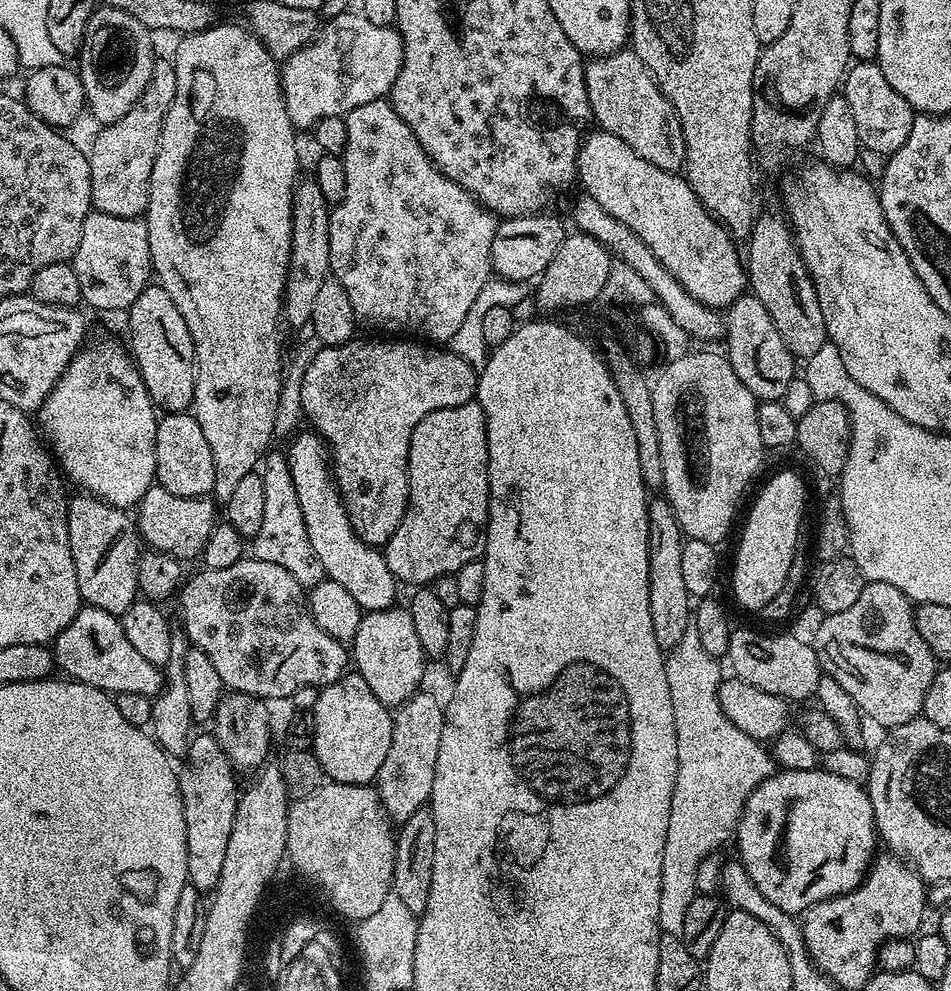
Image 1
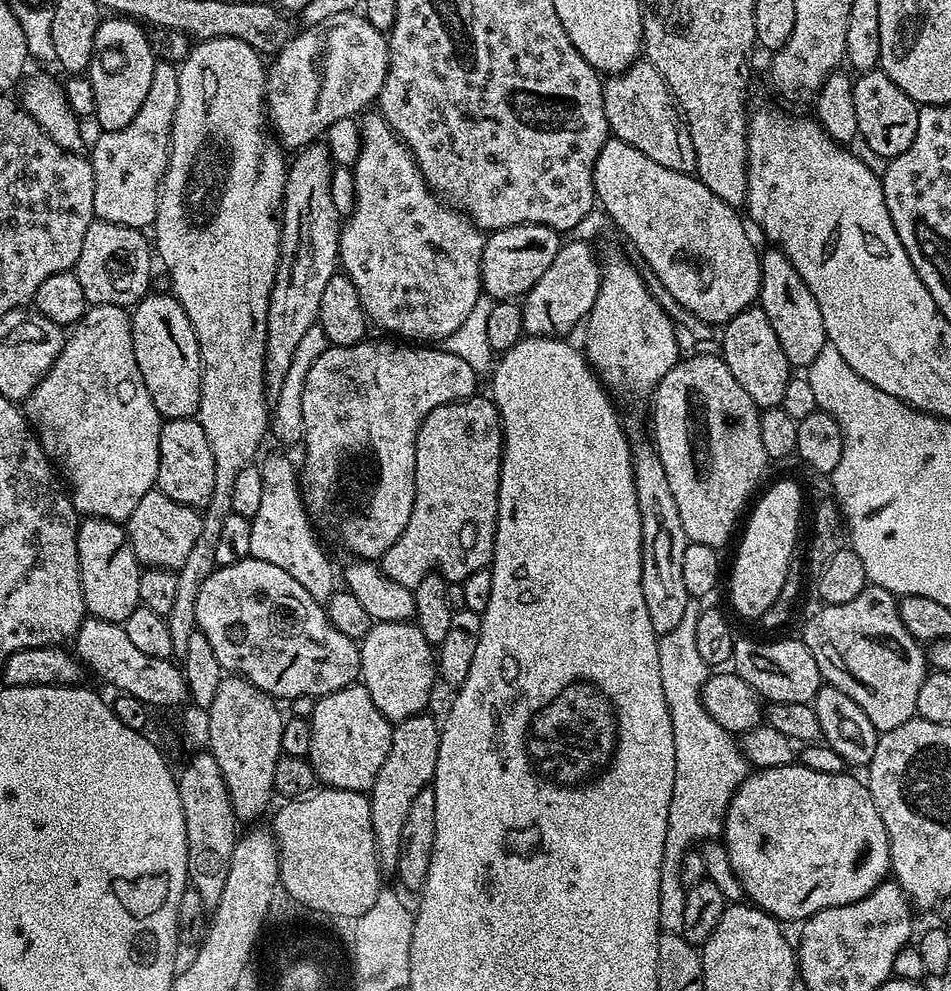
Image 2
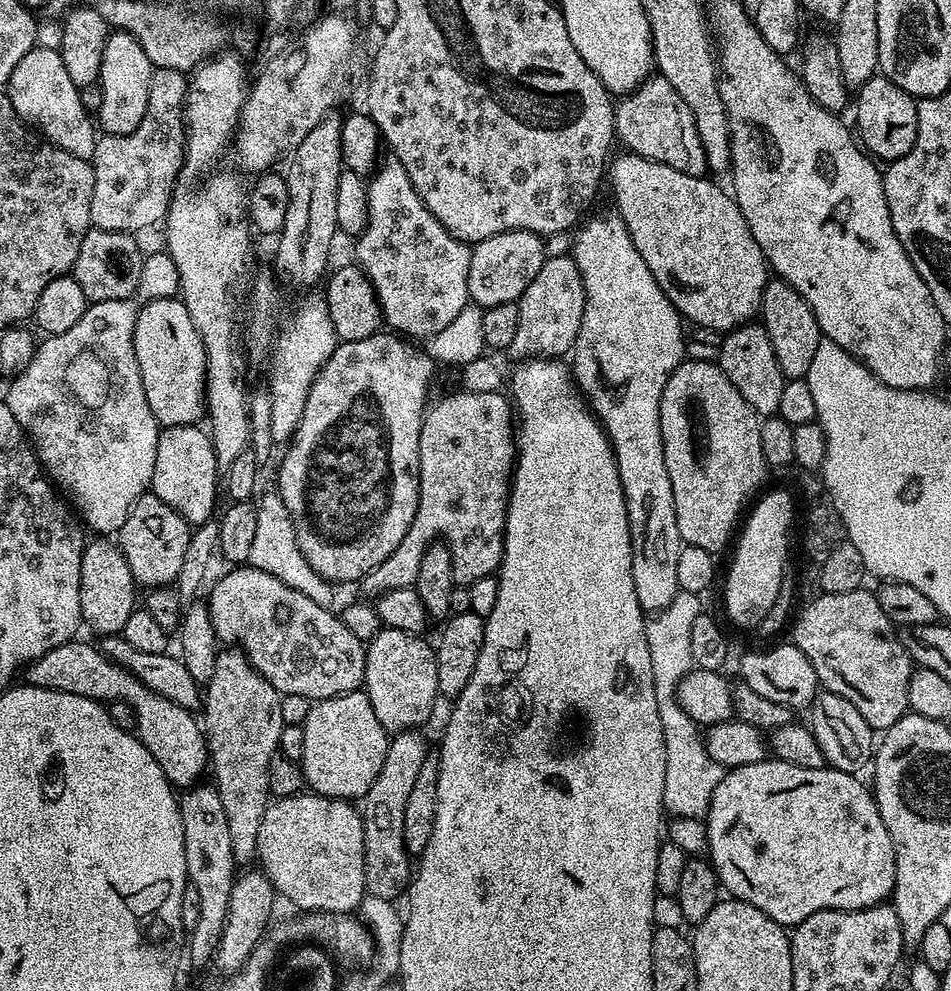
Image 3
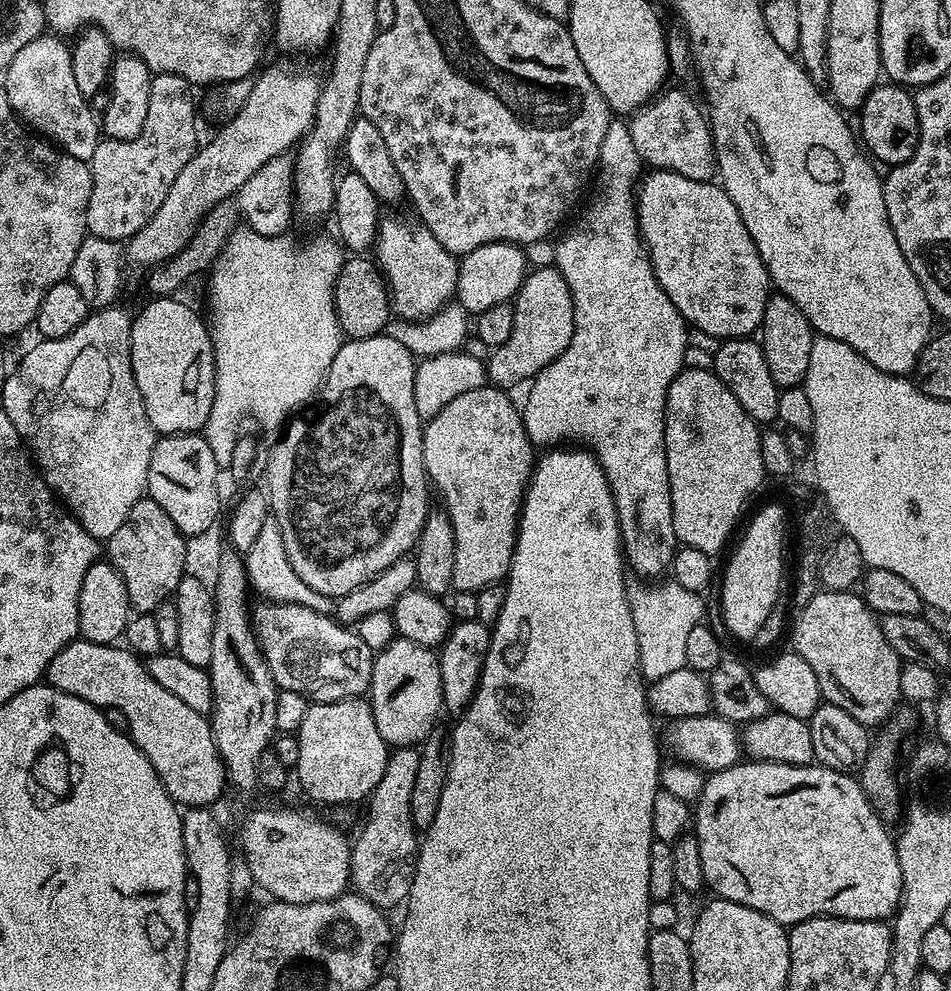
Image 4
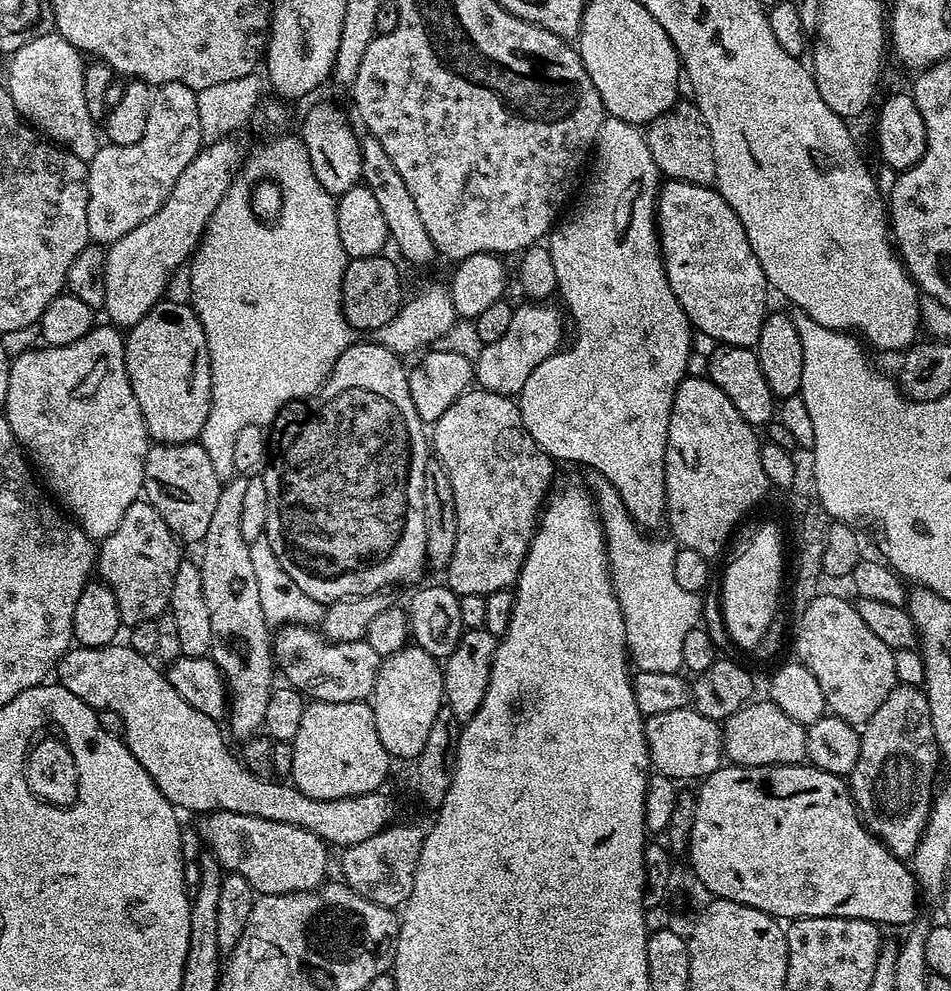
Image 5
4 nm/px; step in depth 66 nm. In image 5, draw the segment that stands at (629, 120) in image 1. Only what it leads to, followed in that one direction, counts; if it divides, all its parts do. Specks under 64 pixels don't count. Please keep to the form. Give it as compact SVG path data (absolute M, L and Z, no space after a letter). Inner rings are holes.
M677 102L666 114L647 125L646 135L650 154L654 154L654 162L667 179L712 186L716 183L716 163L714 162L714 146L710 138L710 130L702 118L698 106L694 102L687 103Z

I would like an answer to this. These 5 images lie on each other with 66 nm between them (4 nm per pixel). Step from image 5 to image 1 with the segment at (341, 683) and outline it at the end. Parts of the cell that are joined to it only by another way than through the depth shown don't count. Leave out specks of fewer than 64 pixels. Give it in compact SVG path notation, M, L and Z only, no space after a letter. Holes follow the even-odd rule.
M245 558L234 562L234 566L226 566L226 570L204 568L200 570L197 576L191 576L189 575L183 581L178 592L178 601L180 600L180 620L178 620L178 624L188 635L189 645L202 650L202 654L207 654L210 662L214 662L214 670L218 670L225 689L232 692L241 692L243 695L256 696L265 702L273 702L272 700L280 700L283 696L284 699L290 698L294 694L294 690L298 690L302 686L325 688L326 685L334 683L337 678L349 671L349 649L341 641L330 638L330 634L326 634L326 630L322 630L322 626L318 626L318 622L314 622L306 603L305 589L294 578L294 574L290 574L290 570L282 570L282 566L274 566L274 562L262 562L259 558L252 558L252 560L251 558Z

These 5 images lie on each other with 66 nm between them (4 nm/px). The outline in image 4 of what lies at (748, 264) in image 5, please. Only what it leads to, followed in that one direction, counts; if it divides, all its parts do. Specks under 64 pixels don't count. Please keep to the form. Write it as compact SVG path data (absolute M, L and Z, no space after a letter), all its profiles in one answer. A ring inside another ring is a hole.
M652 170L639 181L635 197L636 220L640 223L640 238L648 249L648 261L652 263L656 281L666 290L685 323L720 340L755 335L765 313L765 302L772 294L771 281L758 254L758 246L754 246L746 222L742 222L742 214L738 214L738 206L734 206L723 187L716 182Z

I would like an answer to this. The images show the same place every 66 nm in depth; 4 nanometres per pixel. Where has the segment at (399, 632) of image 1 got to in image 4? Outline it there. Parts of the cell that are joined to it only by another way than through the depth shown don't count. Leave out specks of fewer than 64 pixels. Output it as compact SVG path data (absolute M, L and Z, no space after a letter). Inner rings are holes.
M394 638L375 653L372 661L370 703L378 734L393 749L423 745L424 739L437 727L436 719L444 708L440 657L418 642Z

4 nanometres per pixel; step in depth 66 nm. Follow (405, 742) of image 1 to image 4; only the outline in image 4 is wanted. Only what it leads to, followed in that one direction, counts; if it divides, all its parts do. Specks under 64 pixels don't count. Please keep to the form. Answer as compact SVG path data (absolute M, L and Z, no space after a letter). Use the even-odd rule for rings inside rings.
M415 747L397 748L389 755L376 793L366 804L368 821L360 837L350 844L351 887L363 900L369 900L381 910L389 910L395 904L403 905L407 901L416 873L418 829L412 823L410 814L410 790L414 790L414 774L418 770L419 757L420 753Z

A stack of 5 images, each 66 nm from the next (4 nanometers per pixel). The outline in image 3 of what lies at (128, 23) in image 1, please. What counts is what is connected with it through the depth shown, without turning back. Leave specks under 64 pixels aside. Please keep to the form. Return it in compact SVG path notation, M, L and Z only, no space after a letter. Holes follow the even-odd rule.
M113 31L102 50L99 85L102 90L102 110L98 114L98 124L109 136L121 136L138 130L142 114L150 102L150 82L154 69L146 50L128 32Z

